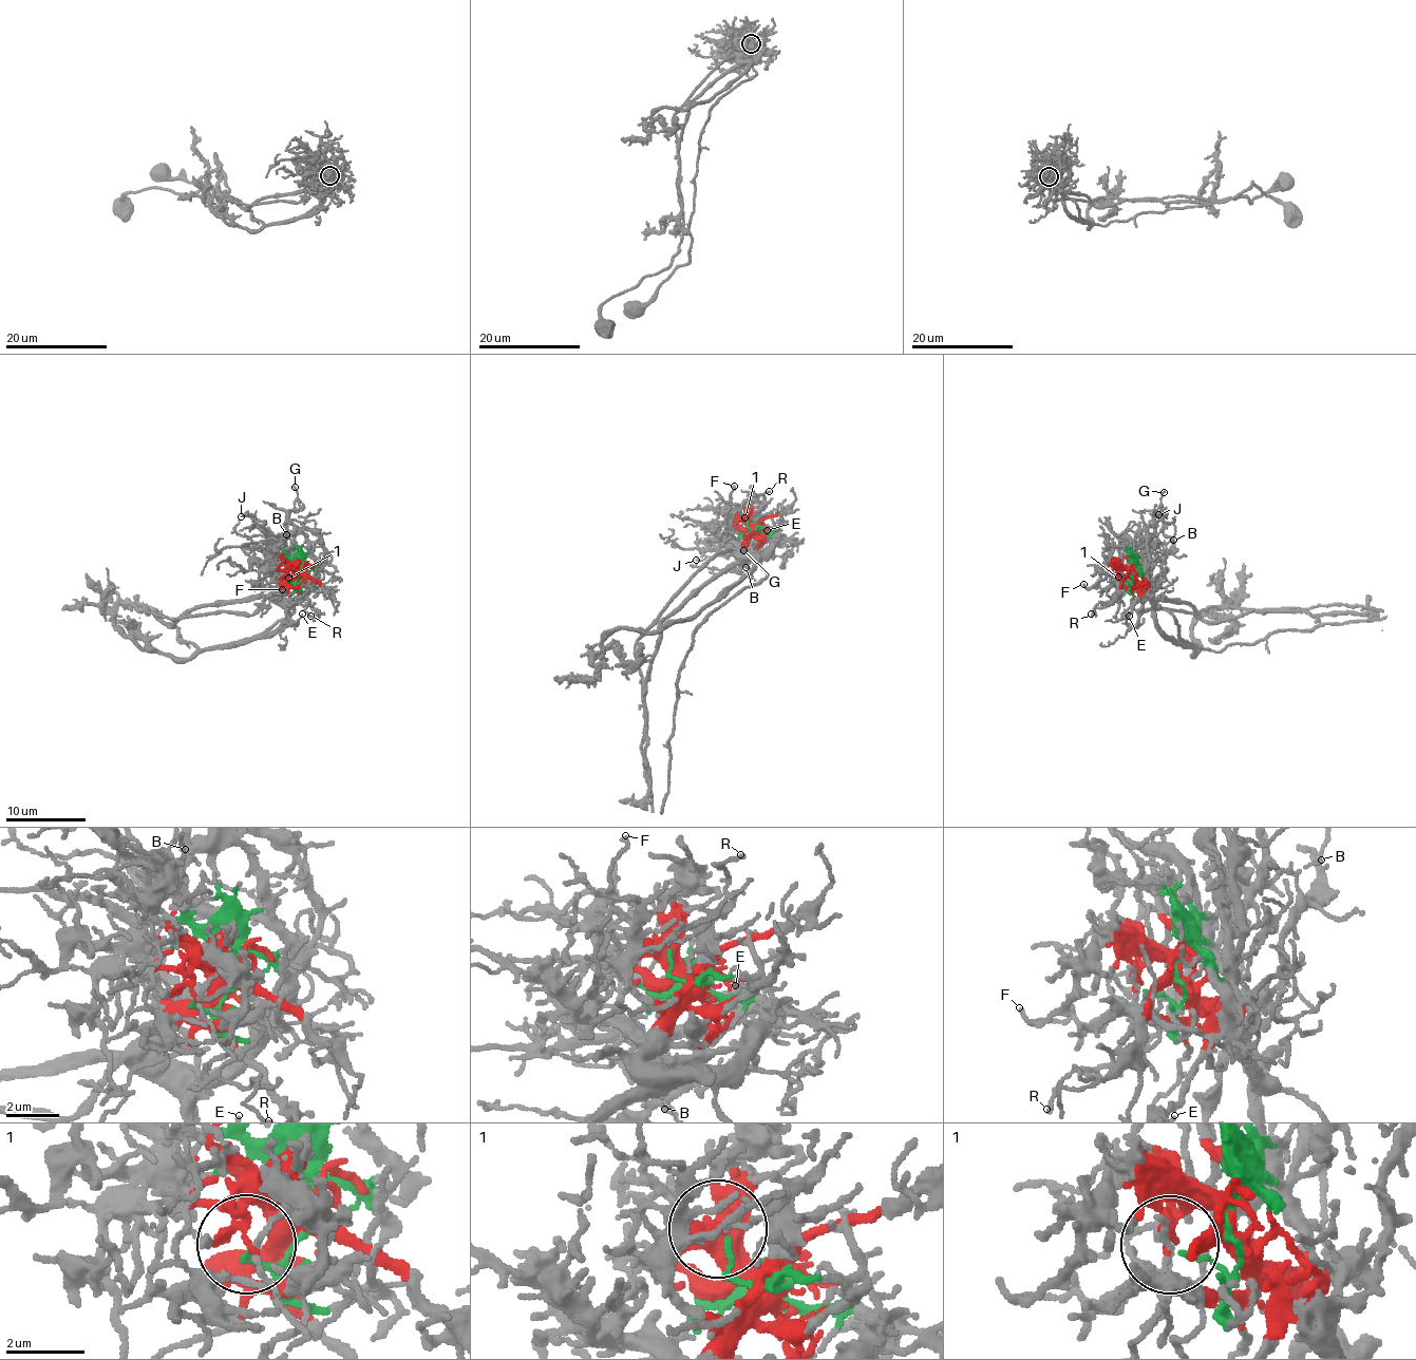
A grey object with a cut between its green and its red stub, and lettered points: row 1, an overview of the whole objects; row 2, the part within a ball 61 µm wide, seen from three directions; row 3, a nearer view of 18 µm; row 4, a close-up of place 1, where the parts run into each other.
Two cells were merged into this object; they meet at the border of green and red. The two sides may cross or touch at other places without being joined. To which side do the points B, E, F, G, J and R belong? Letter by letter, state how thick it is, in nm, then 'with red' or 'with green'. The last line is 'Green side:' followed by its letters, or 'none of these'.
B: calibre 80 nm; with green
E: calibre 100 nm; with red
F: calibre 140 nm; with red
G: calibre 120 nm; with green
J: calibre 80 nm; with green
R: calibre 130 nm; with red
Green side: B, G, J

